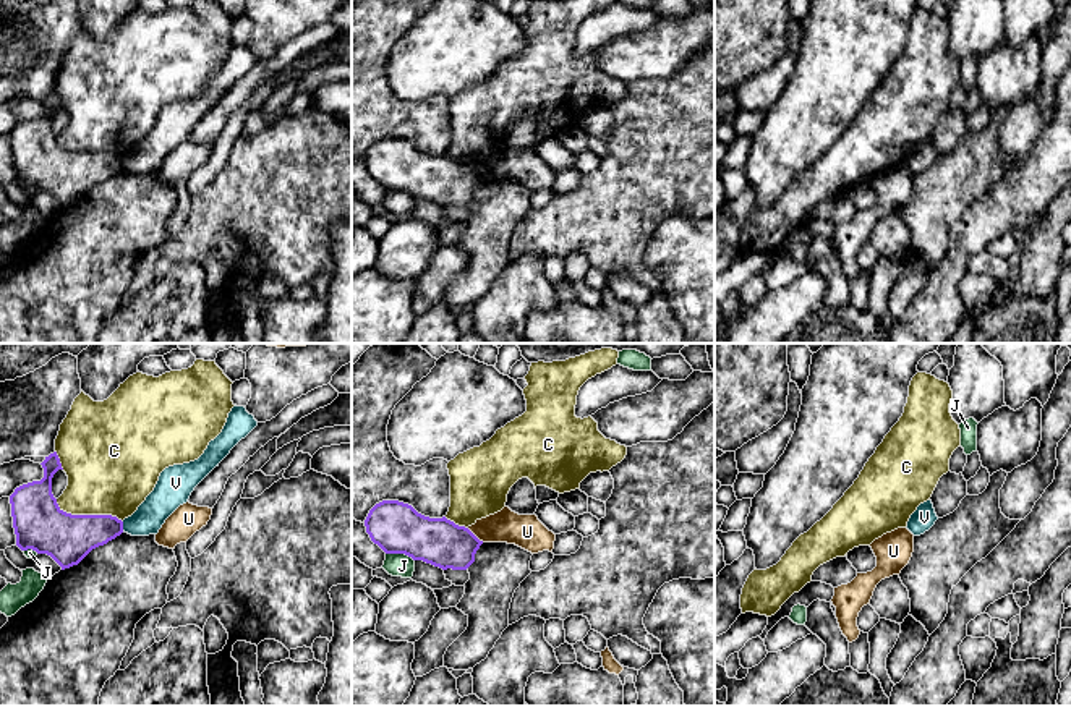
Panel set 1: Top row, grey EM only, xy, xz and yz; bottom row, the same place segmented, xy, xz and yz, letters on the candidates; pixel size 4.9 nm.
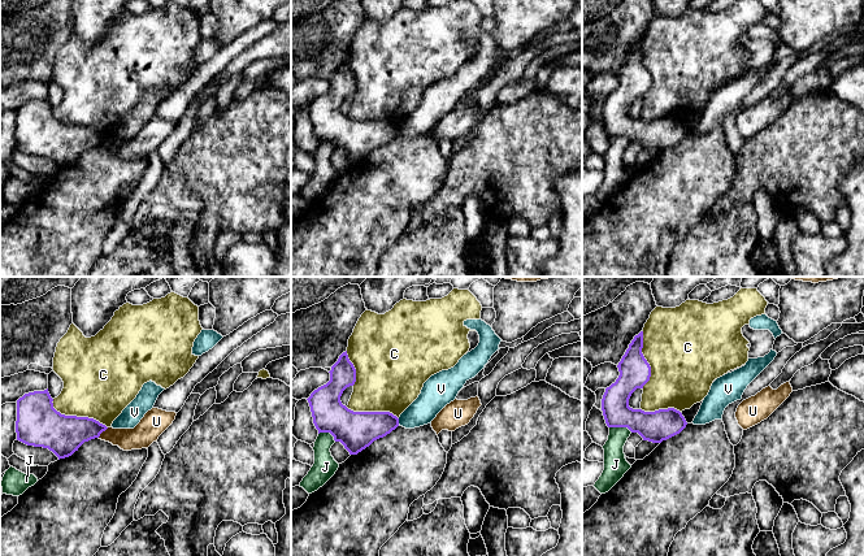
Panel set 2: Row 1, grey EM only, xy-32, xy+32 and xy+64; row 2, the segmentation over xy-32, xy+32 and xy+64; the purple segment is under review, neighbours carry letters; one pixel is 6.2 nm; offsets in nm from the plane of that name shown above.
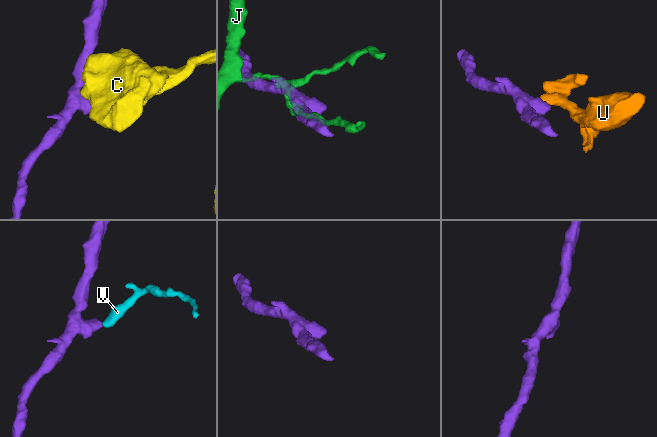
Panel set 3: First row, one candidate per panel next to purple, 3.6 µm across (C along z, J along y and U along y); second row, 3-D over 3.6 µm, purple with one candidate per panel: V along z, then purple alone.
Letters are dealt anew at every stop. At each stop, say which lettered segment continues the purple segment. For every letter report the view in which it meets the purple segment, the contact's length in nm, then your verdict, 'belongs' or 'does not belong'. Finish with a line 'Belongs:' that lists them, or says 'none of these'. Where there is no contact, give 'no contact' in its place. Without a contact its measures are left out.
C: contact in xy; length 360 nm; does not belong
J: contact in xz; length 150 nm; does not belong
U: contact in xz; length 110 nm; does not belong
V: contact in xy; length 50 nm; does not belong
Belongs: none of these

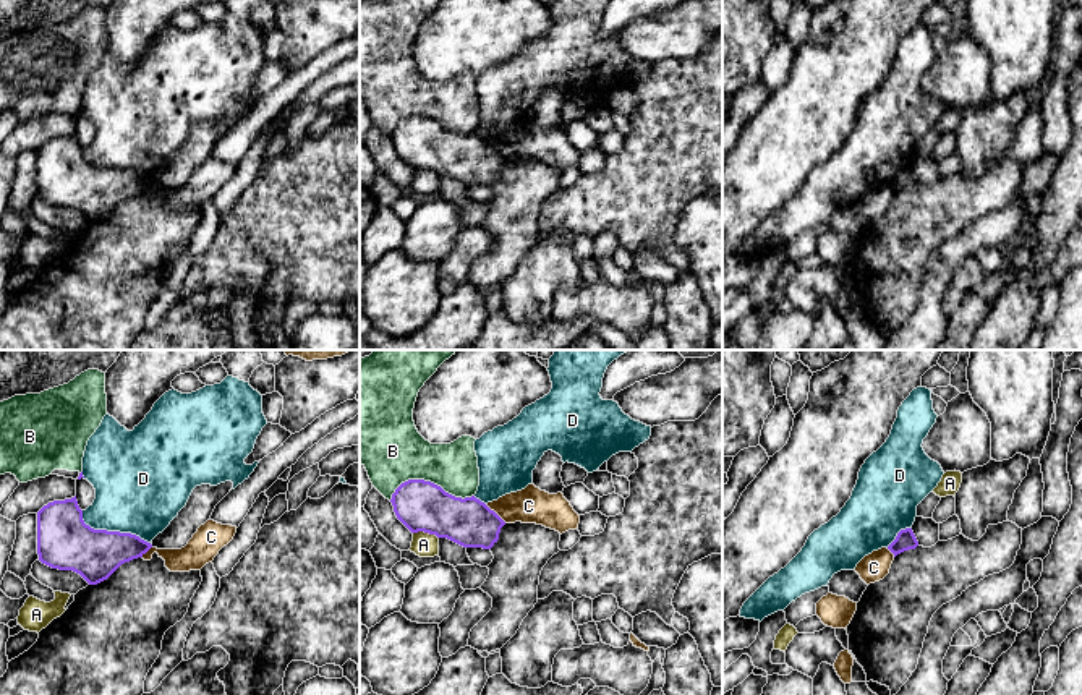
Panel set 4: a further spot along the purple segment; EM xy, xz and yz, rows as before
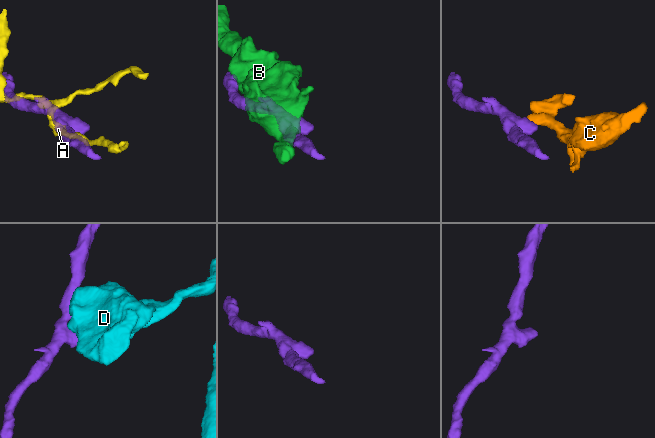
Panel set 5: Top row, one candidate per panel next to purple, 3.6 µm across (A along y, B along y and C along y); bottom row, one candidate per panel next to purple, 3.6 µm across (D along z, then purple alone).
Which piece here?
A: contact in xz; length 130 nm; does not belong
B: contact in xz; length 420 nm; does not belong
C: contact in xz; length 140 nm; does not belong
D: contact in xy; length 400 nm; does not belong
Belongs: none of these

